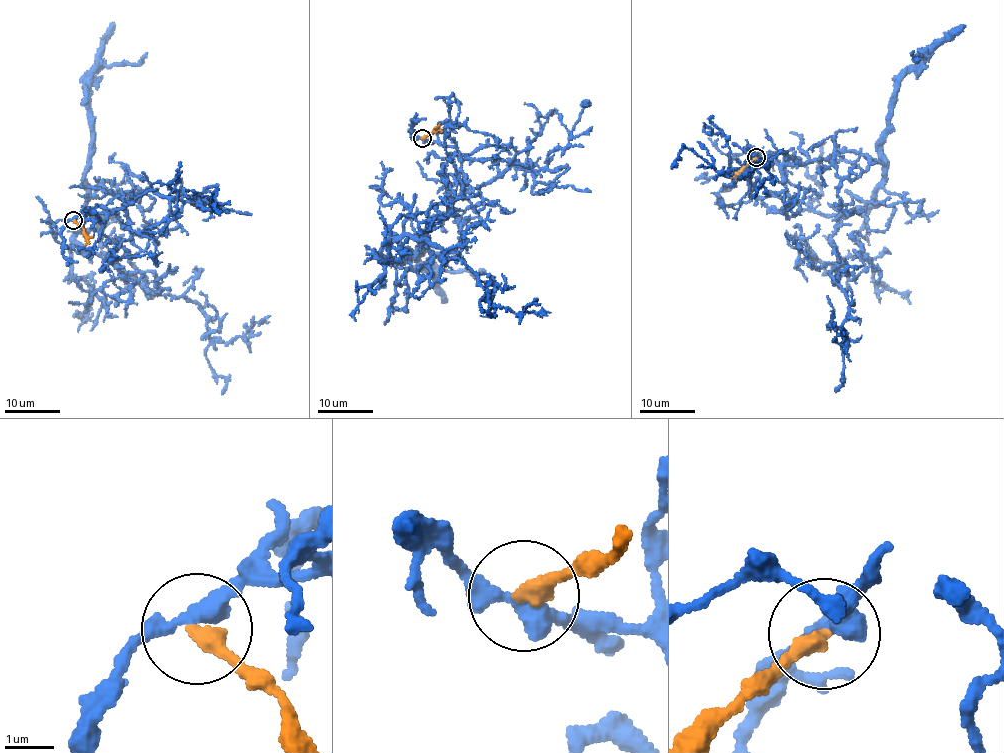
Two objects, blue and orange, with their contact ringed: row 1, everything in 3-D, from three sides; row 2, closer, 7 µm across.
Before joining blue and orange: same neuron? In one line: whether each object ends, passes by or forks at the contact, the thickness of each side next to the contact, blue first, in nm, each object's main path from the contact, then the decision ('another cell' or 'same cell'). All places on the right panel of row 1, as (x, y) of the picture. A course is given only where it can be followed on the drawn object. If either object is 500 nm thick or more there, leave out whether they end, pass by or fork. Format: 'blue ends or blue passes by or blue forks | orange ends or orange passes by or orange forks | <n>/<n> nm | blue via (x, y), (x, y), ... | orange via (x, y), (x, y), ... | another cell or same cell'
blue passes by | orange ends | 360/360 nm | blue via (756, 156), (882, 165), (875, 201), (831, 239), (842, 328) | orange via (756, 157), (730, 177) | same cell

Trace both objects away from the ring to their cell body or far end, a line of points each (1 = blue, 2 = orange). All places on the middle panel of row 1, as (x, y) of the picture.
1: (422, 137), (458, 150), (462, 193), (406, 259), (382, 256), (429, 240), (490, 303), (550, 312)
2: (423, 138), (430, 135), (439, 124)

